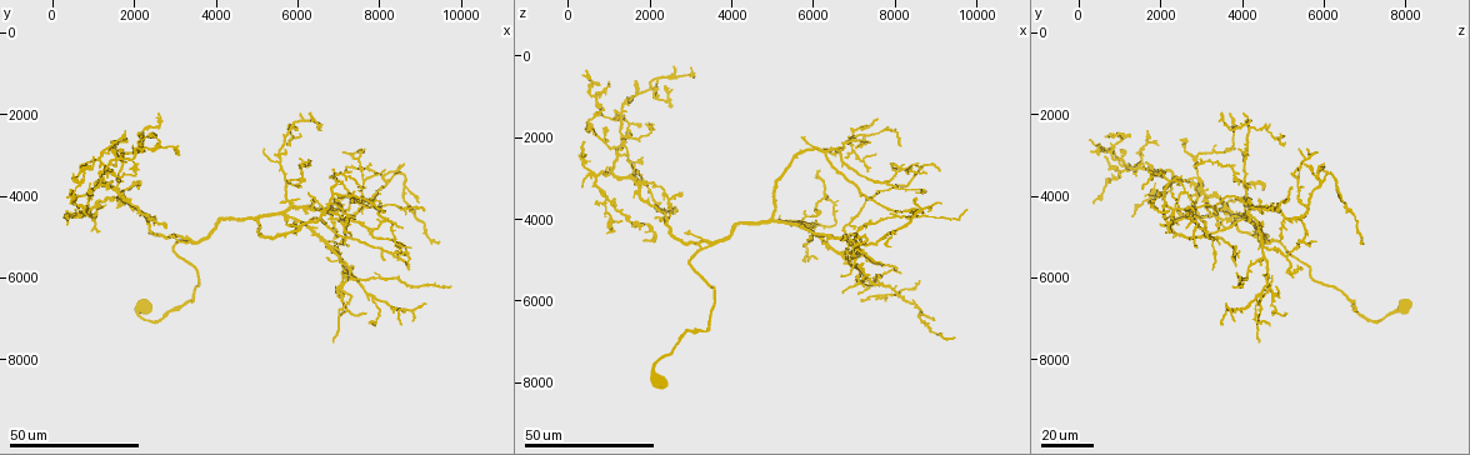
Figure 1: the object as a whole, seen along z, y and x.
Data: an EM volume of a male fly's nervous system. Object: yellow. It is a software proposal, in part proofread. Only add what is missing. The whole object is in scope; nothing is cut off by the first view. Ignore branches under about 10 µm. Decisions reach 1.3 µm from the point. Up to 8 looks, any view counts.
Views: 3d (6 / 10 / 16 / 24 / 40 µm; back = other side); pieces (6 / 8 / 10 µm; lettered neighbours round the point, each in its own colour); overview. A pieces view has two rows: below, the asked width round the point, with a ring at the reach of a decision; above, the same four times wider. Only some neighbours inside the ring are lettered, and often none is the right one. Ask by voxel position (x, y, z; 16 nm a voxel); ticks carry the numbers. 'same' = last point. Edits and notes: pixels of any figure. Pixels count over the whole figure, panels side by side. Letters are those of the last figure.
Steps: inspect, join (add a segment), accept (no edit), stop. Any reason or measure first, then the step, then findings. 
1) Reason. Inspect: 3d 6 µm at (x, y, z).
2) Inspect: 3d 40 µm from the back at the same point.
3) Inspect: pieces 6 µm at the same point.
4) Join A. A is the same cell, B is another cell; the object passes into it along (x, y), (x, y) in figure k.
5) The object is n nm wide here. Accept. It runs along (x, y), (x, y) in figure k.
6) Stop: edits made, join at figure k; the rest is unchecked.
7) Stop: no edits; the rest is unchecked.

An open end. Inspect: 3d 24 µm at (6250, 3850, 2300).

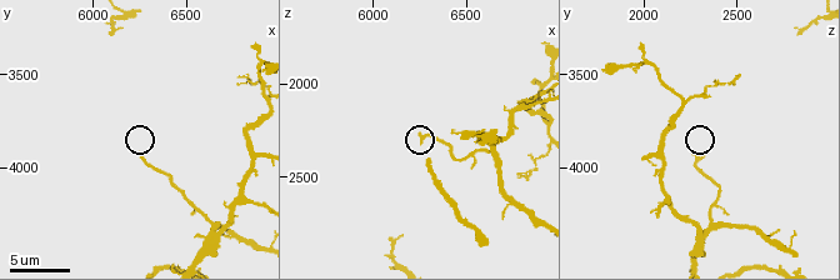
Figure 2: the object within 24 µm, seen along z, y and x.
What lies round it. Inspect: pieces 8 µm at (6260, 3920, 2280).

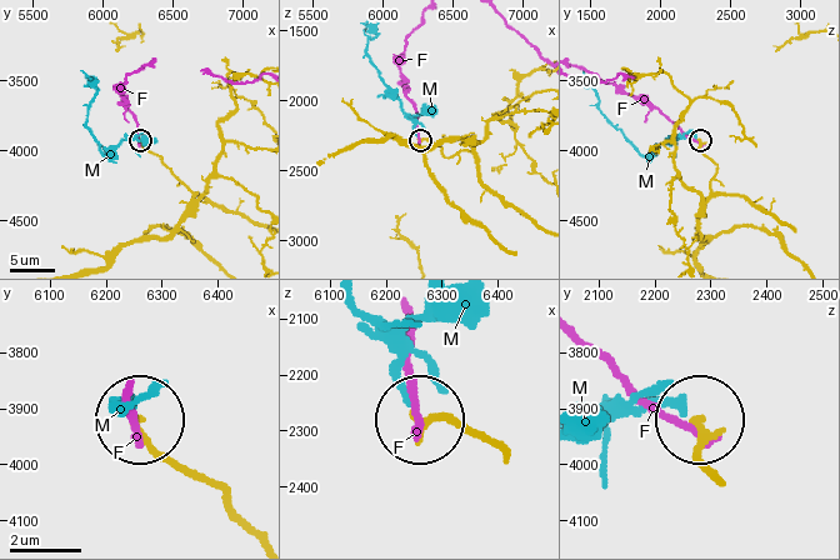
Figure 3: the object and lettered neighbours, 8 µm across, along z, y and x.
Accept. F and M are other cells; it runs along (720, 483), (703, 459), (696, 426) in figure 3; no lettered segment goes on from it.

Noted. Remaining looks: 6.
Inspect: 3d 24 µm at (7850, 7100, 4650).

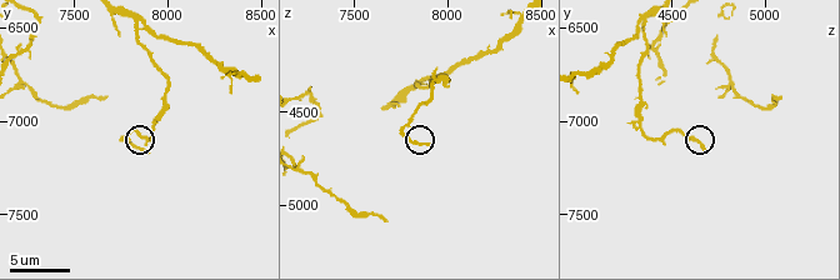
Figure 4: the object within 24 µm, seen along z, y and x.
Inspect: 3d 10 µm at (7880, 7180, 4660).

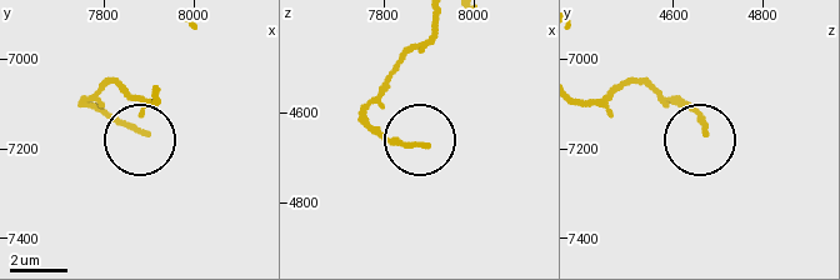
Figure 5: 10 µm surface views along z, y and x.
Inspect: pieces 6 µm at (7885, 7160, 4675).

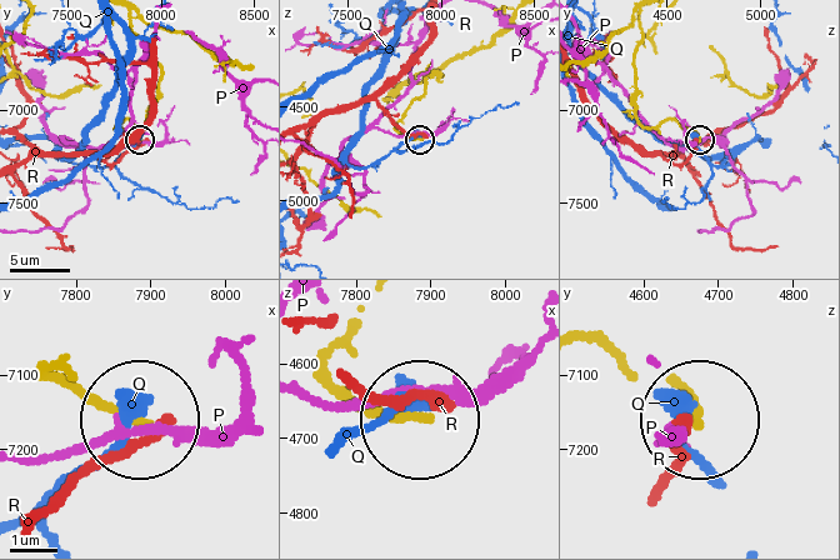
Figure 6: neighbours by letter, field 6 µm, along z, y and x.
Accept. P, Q and R are other cells; none of them fits.

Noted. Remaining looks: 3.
Long arm stops here. Inspect: 3d 40 µm at (8750, 5250, 2800).

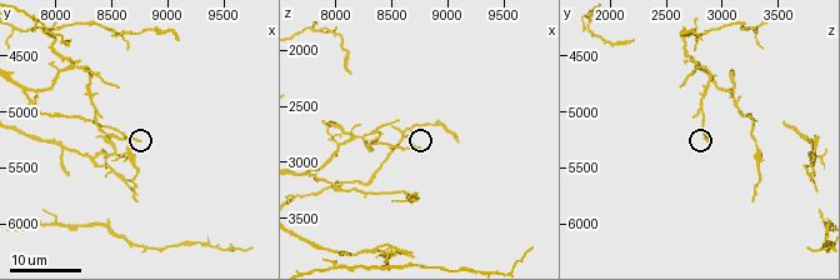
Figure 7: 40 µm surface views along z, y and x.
See the neighbours. Inspect: pieces 8 µm at (8760, 5280, 2860).

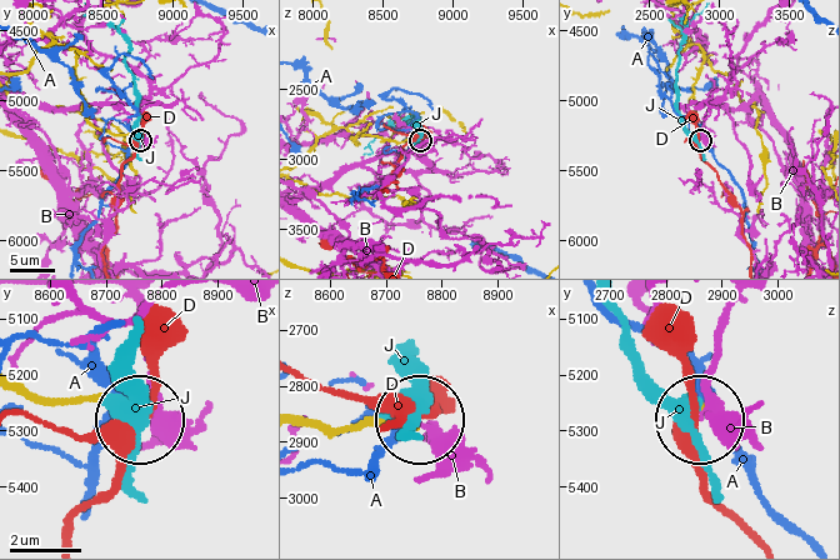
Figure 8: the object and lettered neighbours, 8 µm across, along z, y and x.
The object is 190 nm wide here. Accept. A, B, D and J are other cells; no lettered segment goes on from it.

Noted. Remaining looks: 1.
Stop: no edits; the rest is unchecked.

